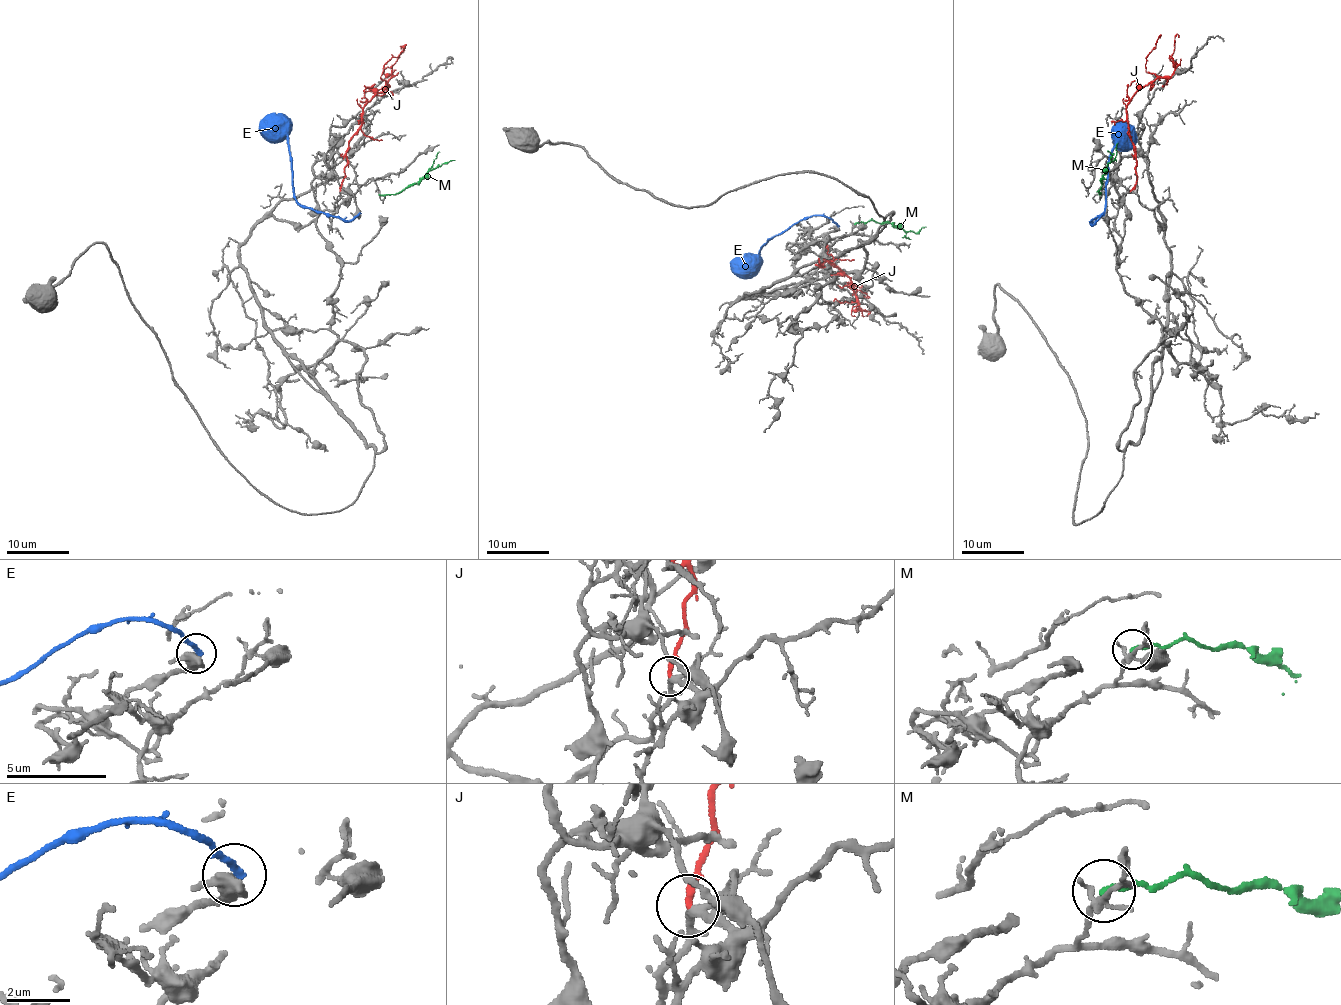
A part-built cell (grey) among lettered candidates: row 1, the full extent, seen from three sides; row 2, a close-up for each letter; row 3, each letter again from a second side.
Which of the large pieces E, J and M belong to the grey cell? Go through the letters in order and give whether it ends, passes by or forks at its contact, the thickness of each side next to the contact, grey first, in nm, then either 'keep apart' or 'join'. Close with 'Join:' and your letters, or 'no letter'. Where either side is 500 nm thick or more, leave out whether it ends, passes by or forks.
E: calibres 500 and 240 nm; keep apart
J: it ends; calibres 190 and 220 nm; keep apart
M: it ends; calibres 150 and 180 nm; keep apart
Join: no letter

